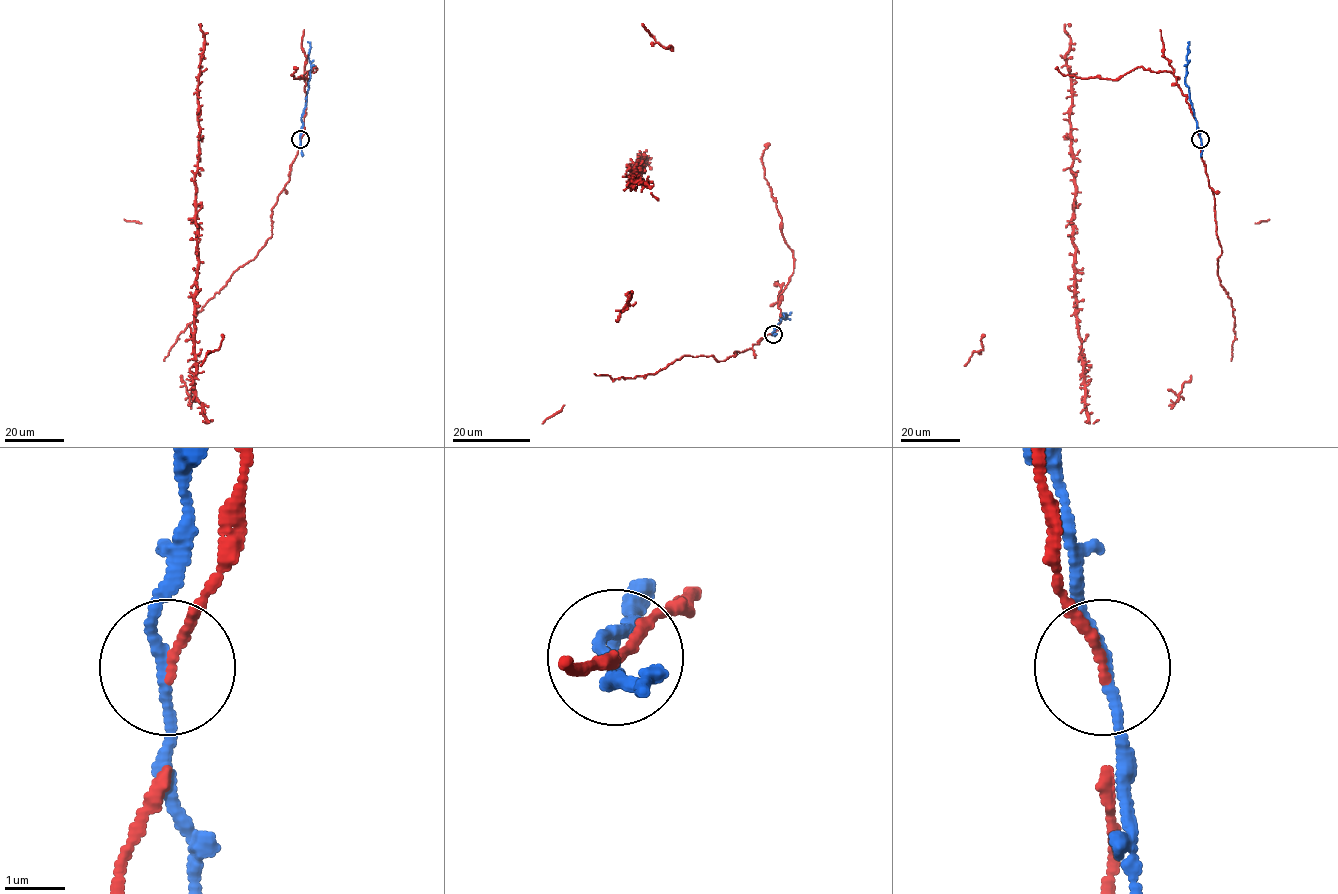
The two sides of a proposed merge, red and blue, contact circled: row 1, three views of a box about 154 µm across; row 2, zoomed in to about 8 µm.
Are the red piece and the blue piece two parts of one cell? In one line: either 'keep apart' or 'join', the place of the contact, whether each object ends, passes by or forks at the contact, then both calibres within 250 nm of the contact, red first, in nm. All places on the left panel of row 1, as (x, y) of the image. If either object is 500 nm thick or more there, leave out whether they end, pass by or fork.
keep apart; at (300, 139); red ends there; blue passes by; 140 nm thick on the red side, 160 nm on the other

